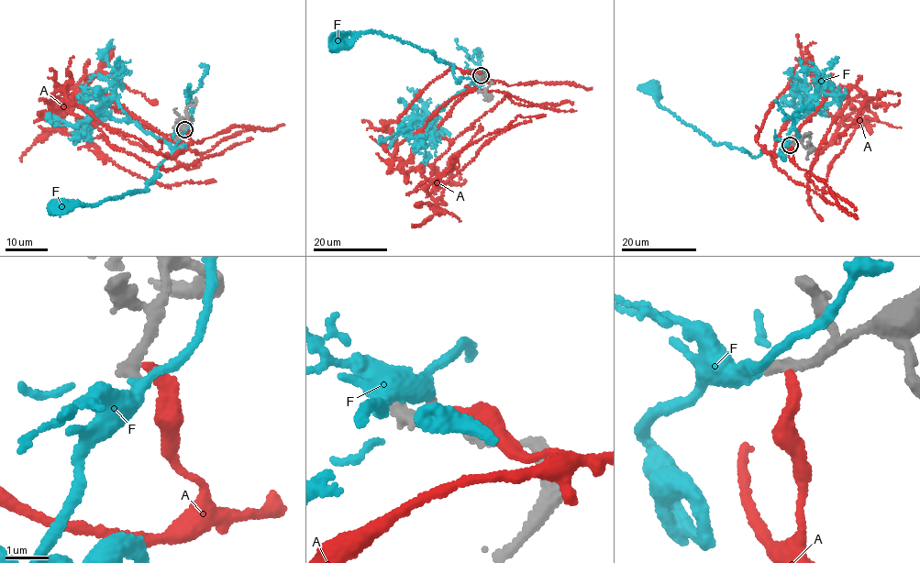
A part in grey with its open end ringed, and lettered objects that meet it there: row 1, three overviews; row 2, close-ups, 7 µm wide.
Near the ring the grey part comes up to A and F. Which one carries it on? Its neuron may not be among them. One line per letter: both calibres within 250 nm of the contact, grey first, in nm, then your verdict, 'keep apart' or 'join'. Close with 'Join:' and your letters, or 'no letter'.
A: 300 nm thick on the grey side, 240 nm on the other; keep apart
F: 240 nm thick on the grey side, 340 nm on the other; join
Join: F

